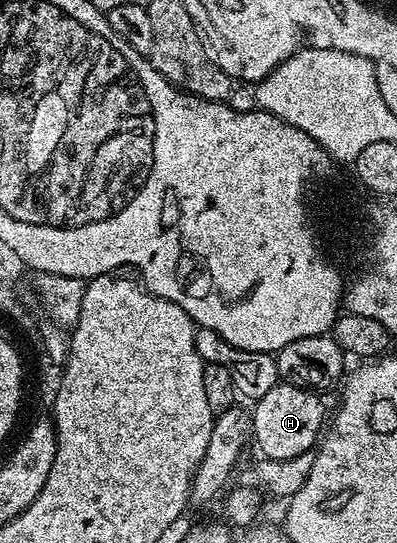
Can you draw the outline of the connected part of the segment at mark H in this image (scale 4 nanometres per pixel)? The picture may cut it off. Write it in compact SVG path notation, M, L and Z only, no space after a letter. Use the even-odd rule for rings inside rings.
M279 383L253 402L252 441L258 444L265 460L296 459L296 455L304 455L304 451L314 449L319 444L324 421L322 425L322 401L314 393L317 392L301 385Z

